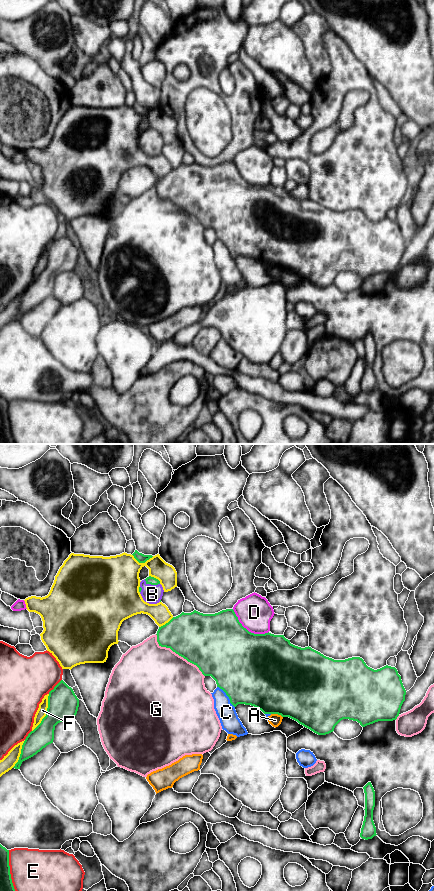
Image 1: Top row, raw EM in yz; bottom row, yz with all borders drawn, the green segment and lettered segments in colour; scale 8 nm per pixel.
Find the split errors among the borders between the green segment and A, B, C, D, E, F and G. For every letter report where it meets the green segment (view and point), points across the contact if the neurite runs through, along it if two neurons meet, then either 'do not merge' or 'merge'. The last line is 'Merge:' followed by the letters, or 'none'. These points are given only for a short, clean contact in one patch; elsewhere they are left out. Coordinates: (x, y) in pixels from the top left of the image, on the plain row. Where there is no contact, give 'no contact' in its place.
A: contact yz (277, 265); border yz (271, 265), (277, 265), (282, 269); do not merge
B: contact yz (151, 136); merge
C: contact yz (227, 247); do not merge
D: contact yz (246, 181); do not merge
E: contact yz (9, 423); do not merge
F: contact yz (46, 265); do not merge
G: contact yz (178, 206); do not merge
Merge: B

